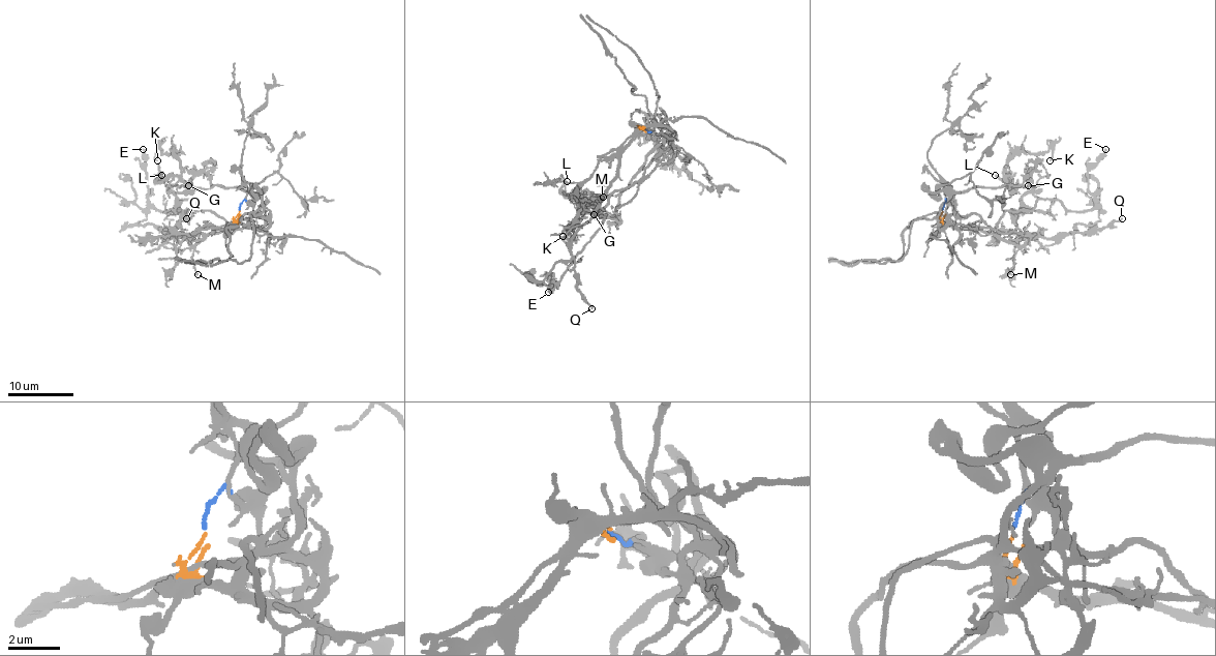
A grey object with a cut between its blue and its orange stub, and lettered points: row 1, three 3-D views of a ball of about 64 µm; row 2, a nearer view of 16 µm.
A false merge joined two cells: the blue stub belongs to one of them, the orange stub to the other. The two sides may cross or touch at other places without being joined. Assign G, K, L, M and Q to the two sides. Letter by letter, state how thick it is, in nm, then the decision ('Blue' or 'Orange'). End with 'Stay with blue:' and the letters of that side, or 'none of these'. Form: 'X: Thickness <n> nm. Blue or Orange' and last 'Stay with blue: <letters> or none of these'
G: Thickness 280 nm. Blue
K: Thickness 160 nm. Blue
L: Thickness 100 nm. Blue
M: Thickness 120 nm. Orange
Q: Thickness 170 nm. Orange
Stay with blue: G, K, L

